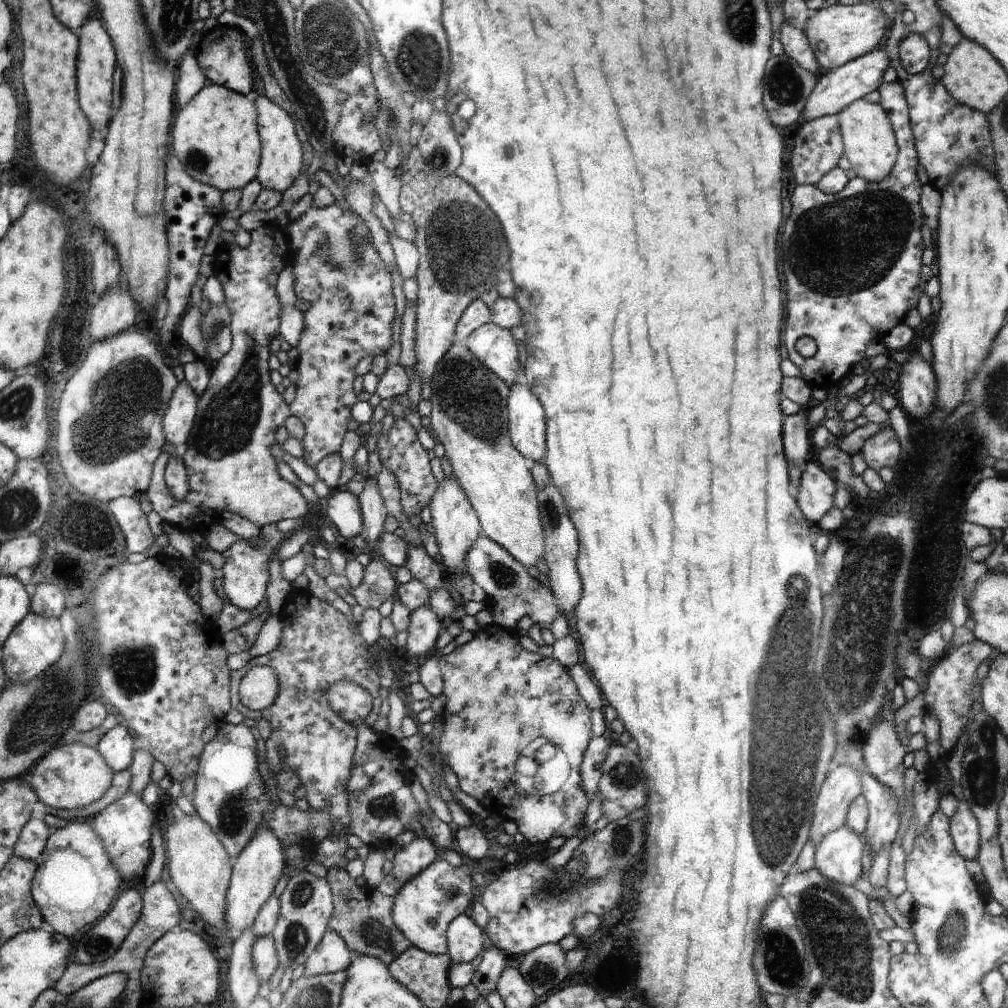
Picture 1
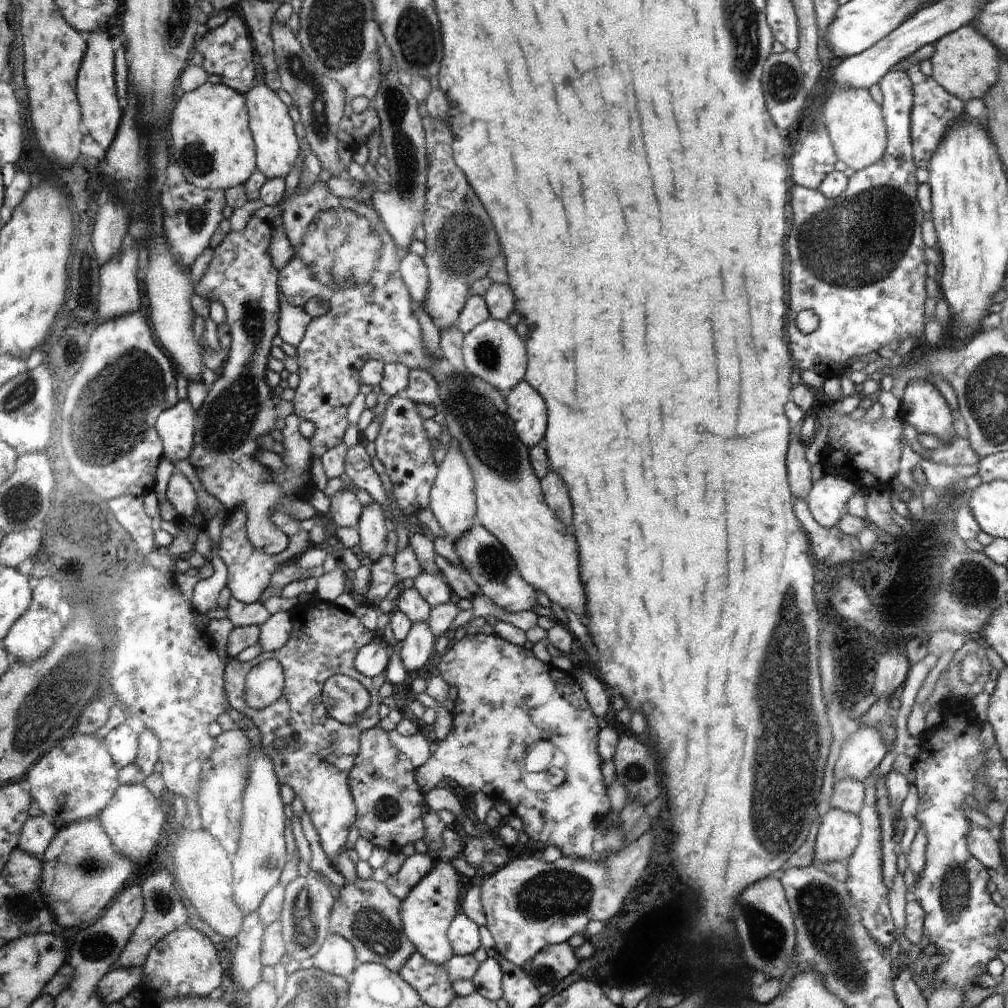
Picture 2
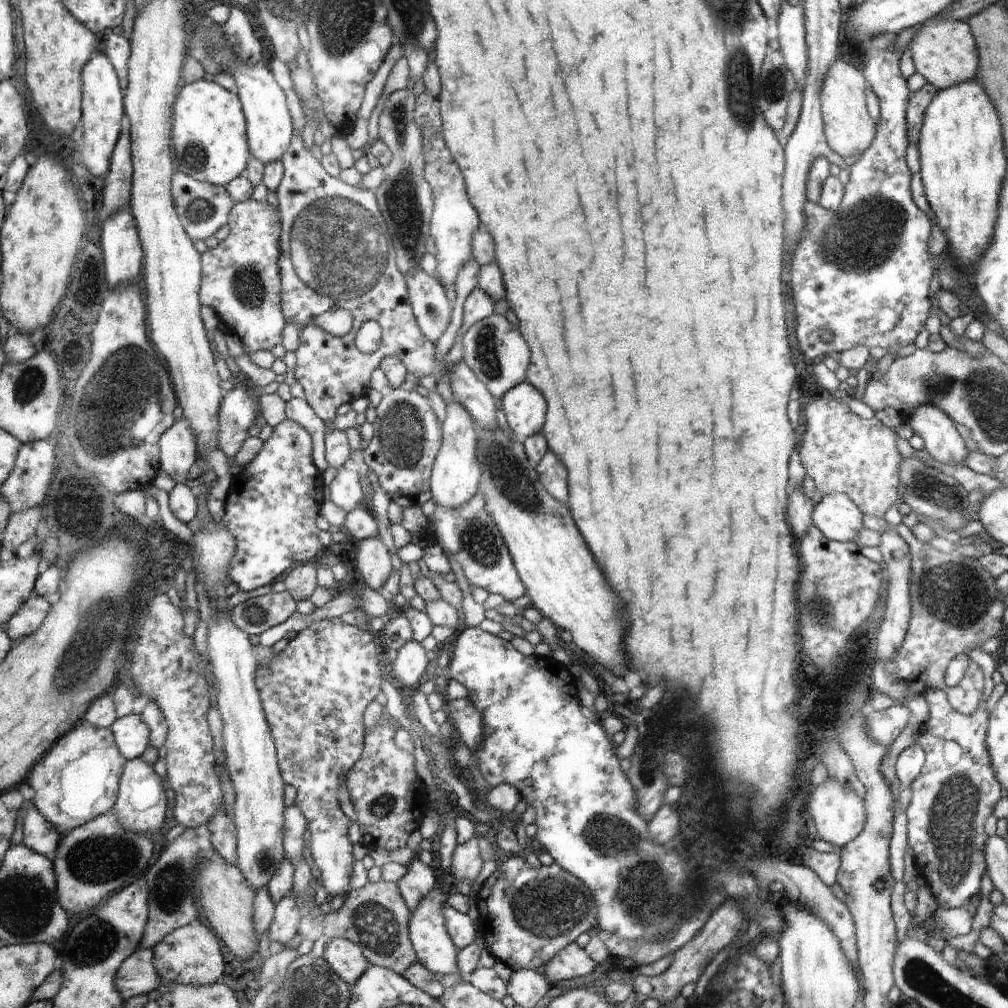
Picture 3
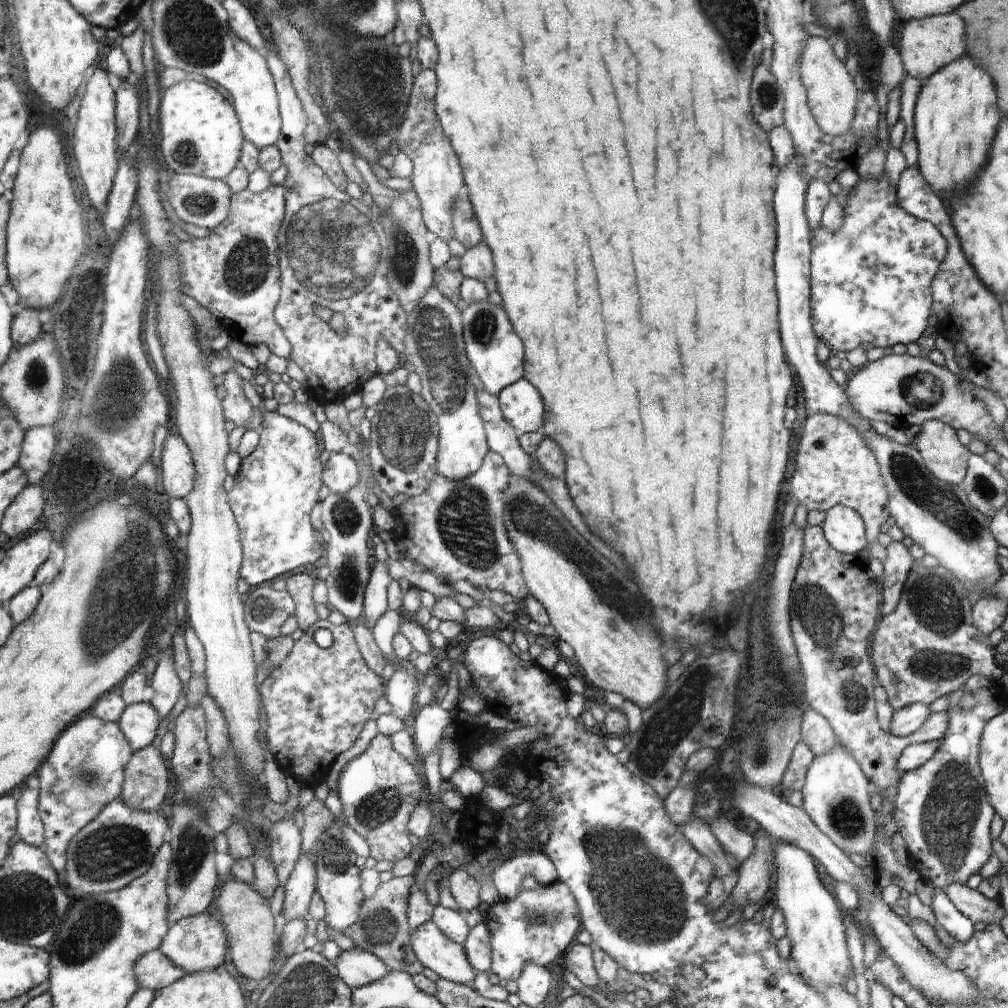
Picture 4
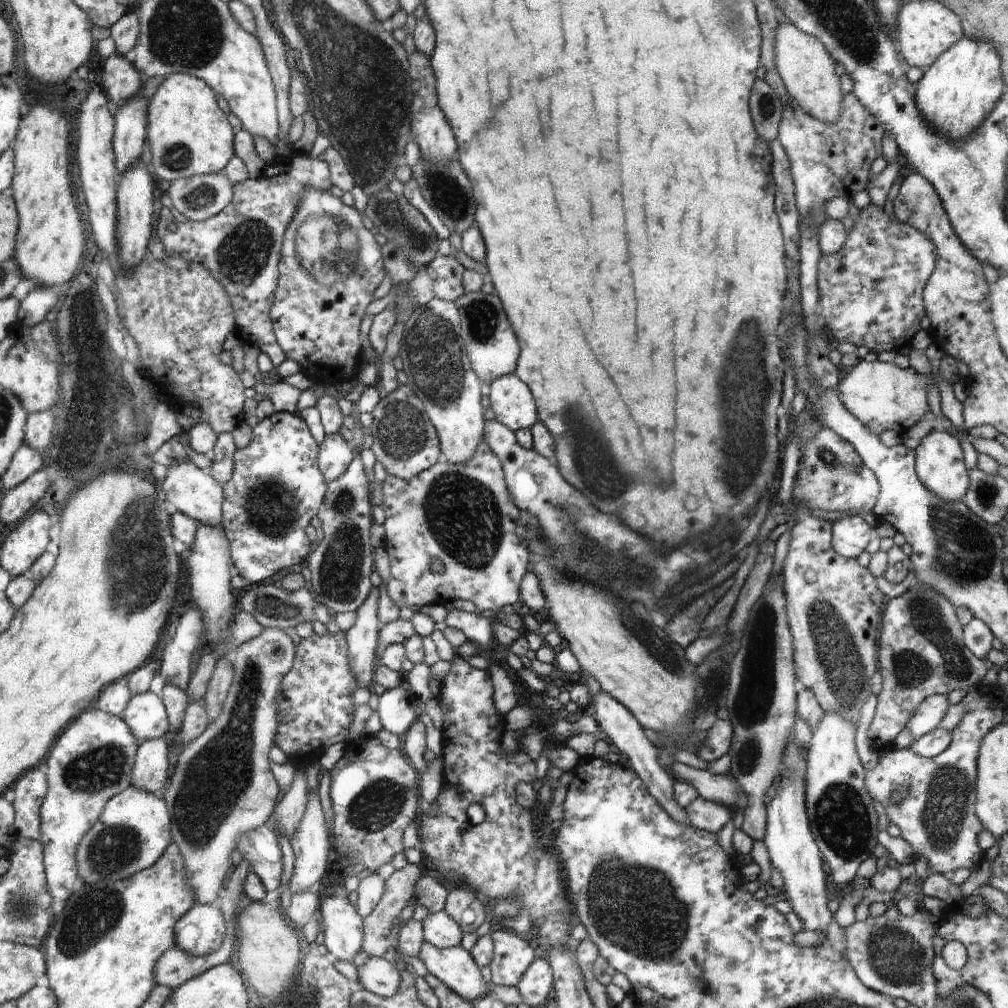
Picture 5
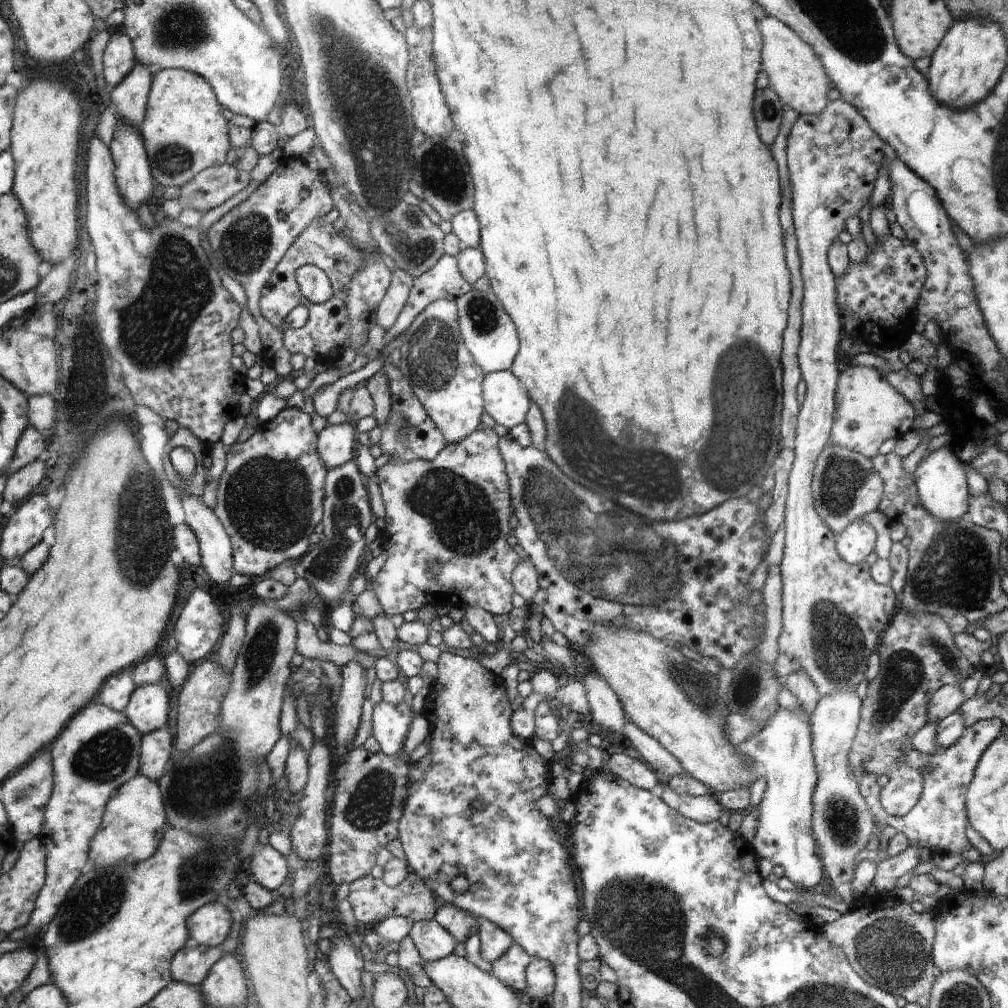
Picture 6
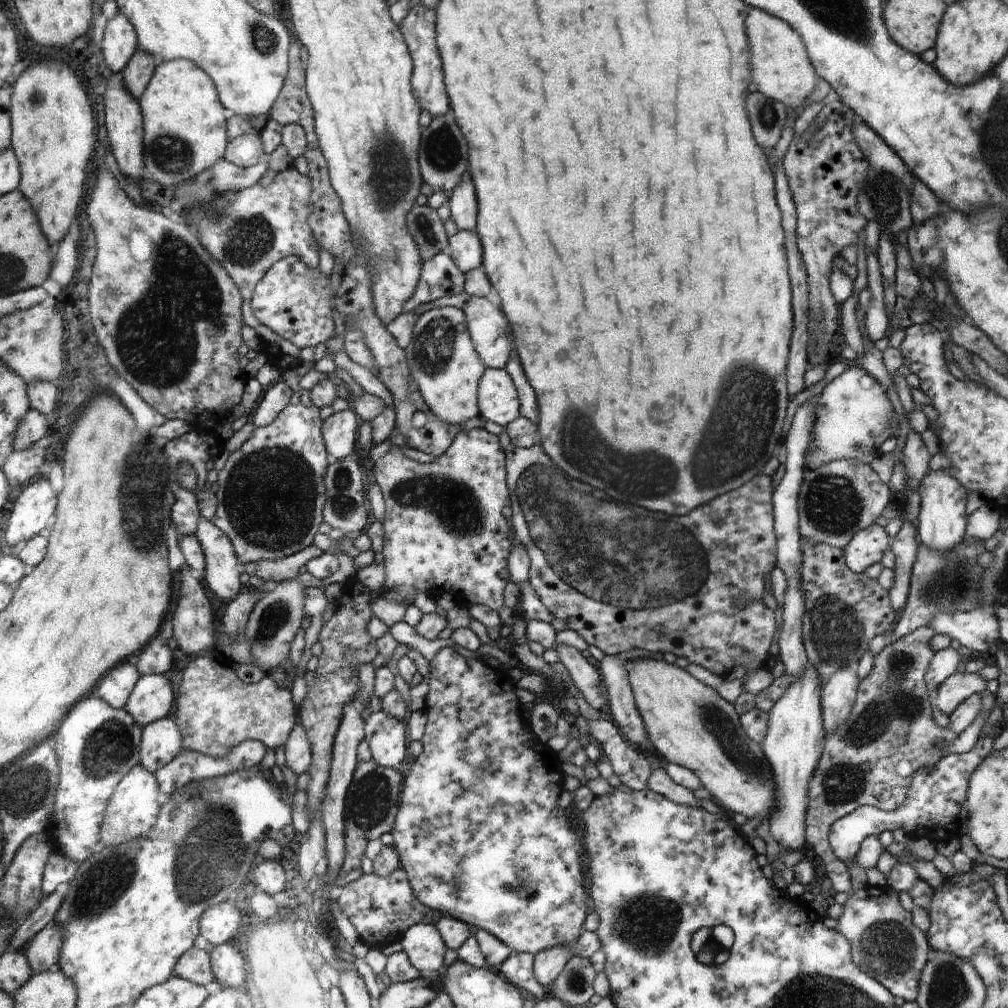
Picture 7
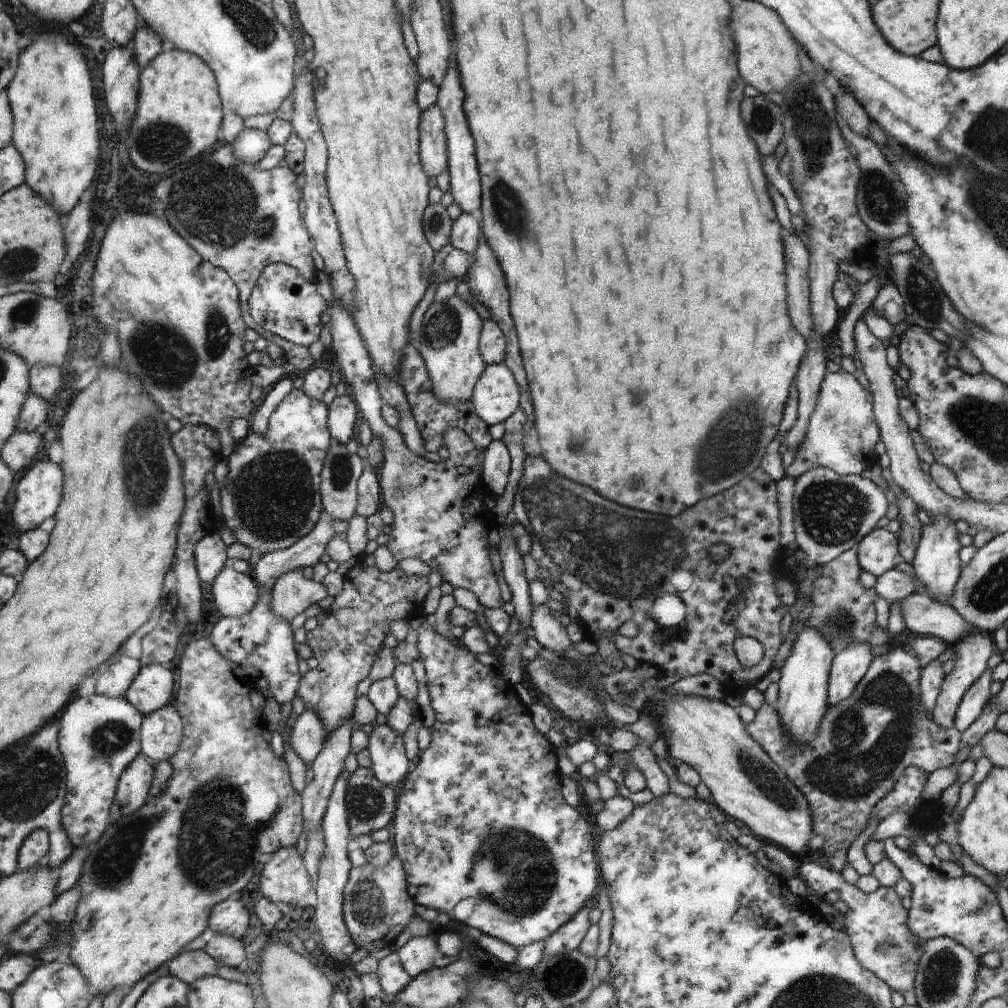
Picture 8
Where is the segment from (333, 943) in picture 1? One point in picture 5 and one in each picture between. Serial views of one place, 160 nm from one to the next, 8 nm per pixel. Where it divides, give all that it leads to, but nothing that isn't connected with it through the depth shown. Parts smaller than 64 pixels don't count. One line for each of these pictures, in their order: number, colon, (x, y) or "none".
2: (337, 956)
3: (346, 959)
4: (357, 967)
5: (379, 975)

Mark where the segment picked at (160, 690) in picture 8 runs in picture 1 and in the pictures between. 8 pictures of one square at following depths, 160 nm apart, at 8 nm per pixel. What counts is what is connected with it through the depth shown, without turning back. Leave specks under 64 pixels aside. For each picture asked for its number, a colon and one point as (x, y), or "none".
1: (116, 747)
2: (123, 743)
3: (131, 733)
4: (139, 722)
5: (145, 714)
6: (147, 709)
7: (150, 700)

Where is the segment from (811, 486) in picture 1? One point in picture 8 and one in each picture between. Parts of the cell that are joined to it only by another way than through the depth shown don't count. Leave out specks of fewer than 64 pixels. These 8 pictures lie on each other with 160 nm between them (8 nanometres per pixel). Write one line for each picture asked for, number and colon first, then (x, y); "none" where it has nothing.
2: (827, 497)
3: (838, 518)
4: (843, 529)
5: (851, 534)
6: (853, 544)
7: (866, 547)
8: (876, 552)

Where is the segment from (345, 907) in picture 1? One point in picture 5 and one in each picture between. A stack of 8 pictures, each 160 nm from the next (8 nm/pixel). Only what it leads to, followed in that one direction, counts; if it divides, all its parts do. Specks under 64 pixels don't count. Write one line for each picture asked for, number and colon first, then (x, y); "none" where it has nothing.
2: (365, 913)
3: (375, 917)
4: (382, 929)
5: (400, 888)

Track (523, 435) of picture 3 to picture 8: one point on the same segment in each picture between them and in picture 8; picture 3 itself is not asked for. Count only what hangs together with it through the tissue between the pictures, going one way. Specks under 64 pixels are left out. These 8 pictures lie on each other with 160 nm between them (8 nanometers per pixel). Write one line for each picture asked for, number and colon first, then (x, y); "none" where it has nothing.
4: (521, 404)
5: (512, 403)
6: (506, 401)
7: (499, 400)
8: (495, 398)

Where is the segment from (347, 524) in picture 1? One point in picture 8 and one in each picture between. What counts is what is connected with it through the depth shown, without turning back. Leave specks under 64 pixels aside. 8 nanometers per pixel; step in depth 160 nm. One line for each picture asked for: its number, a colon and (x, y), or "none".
2: (346, 510)
3: (345, 491)
4: (341, 472)
5: (336, 455)
6: (337, 444)
7: (340, 431)
8: (343, 413)

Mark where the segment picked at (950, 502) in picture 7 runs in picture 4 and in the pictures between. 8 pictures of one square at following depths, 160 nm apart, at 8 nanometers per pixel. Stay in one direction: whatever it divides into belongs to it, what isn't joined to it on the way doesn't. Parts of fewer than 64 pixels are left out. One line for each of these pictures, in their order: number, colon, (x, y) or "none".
4: (944, 456)
5: (939, 464)
6: (941, 483)

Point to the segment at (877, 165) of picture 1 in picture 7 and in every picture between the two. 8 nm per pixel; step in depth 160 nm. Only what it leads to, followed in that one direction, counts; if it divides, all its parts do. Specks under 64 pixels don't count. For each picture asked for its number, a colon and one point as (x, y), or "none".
2: (854, 121)
3: (849, 129)
4: (832, 97)
5: (806, 66)
6: (796, 73)
7: (782, 70)

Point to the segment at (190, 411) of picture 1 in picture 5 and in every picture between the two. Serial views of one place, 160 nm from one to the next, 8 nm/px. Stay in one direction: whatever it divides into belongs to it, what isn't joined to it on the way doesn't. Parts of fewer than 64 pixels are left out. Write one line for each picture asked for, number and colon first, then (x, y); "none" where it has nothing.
2: (176, 426)
3: (178, 450)
4: (178, 472)
5: (195, 492)

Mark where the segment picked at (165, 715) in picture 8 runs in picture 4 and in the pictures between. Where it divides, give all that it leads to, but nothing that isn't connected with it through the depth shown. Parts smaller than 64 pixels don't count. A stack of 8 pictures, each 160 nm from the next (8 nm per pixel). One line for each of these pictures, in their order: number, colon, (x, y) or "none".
4: (146, 784)
5: (150, 774)
6: (156, 748)
7: (161, 742)

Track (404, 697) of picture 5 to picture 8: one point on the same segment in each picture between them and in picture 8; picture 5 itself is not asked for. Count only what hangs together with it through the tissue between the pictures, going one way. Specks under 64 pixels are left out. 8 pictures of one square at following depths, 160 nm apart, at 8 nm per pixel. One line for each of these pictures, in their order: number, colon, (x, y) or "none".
6: (390, 724)
7: (387, 737)
8: (386, 749)

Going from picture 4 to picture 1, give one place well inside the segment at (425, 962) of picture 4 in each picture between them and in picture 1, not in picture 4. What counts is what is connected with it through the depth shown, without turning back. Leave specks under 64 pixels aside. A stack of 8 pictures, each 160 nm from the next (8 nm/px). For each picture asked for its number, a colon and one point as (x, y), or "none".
1: (425, 906)
2: (426, 913)
3: (428, 933)

